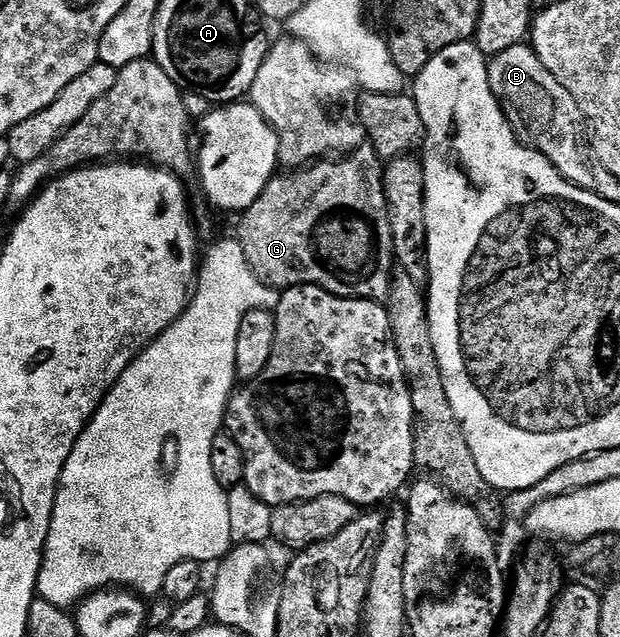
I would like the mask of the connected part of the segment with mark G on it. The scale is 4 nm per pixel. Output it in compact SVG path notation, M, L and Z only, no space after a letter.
M365 142L359 148L355 148L353 152L341 155L339 158L321 158L303 168L297 168L284 174L288 176L283 176L283 174L273 176L272 181L266 186L266 190L262 194L258 194L258 198L254 198L251 206L245 208L239 217L239 220L241 220L238 239L246 254L246 260L250 262L250 266L258 279L263 284L268 285L268 287L277 290L309 284L310 286L318 286L335 296L353 296L355 300L387 301L394 283L394 277L392 277L394 253L392 242L388 235L388 231L390 230L388 204L382 198L384 194L384 166L385 161L381 160L379 154L372 148L371 144Z

